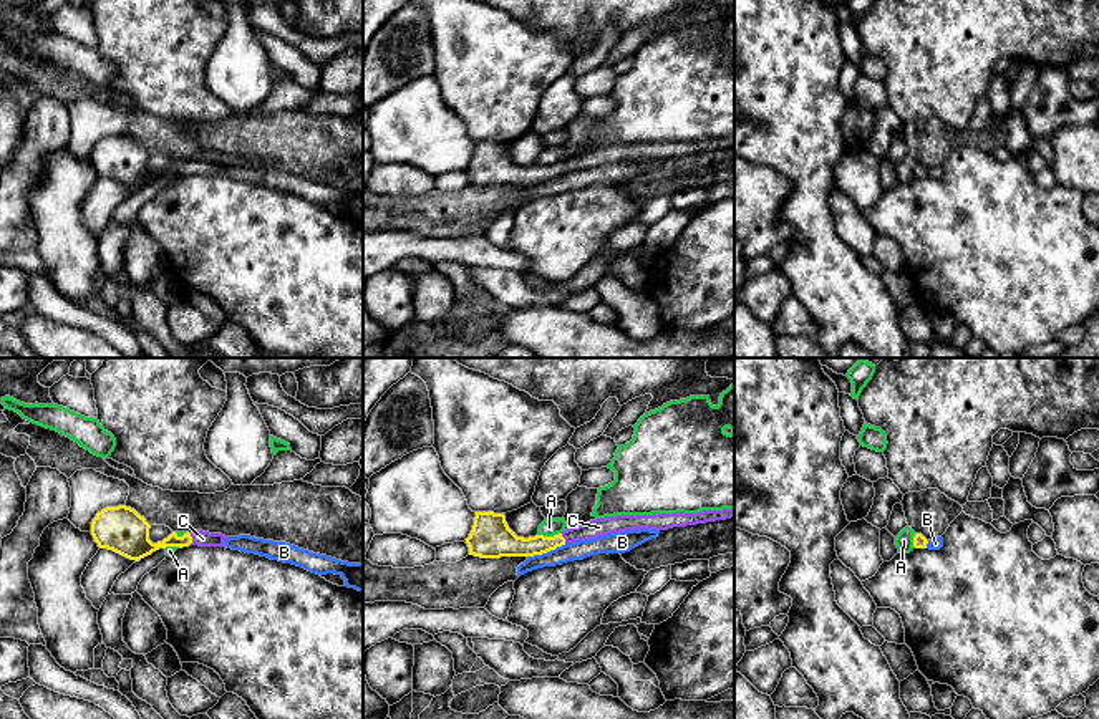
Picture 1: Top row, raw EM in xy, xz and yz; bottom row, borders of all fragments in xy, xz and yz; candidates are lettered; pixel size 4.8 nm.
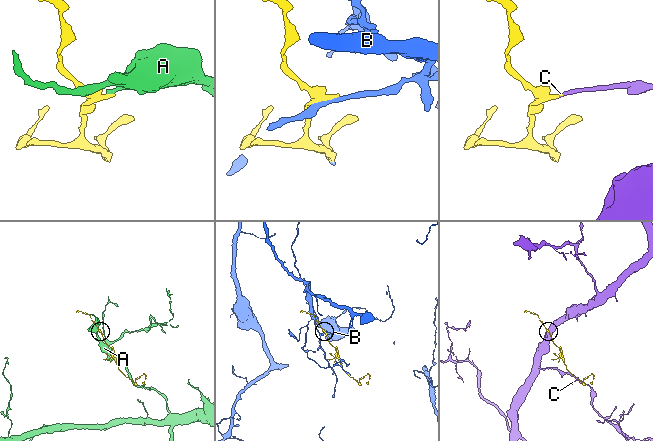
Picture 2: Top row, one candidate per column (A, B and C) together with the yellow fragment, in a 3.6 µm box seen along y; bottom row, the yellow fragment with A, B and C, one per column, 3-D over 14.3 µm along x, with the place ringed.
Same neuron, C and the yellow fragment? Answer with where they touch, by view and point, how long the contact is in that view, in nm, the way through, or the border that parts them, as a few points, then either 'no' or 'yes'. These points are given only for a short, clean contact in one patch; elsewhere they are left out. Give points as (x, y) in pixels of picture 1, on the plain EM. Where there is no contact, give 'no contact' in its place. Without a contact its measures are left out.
xy (191, 168) | 60 nm | across xy (140, 173), (161, 174), (191, 168), (203, 168) | yes

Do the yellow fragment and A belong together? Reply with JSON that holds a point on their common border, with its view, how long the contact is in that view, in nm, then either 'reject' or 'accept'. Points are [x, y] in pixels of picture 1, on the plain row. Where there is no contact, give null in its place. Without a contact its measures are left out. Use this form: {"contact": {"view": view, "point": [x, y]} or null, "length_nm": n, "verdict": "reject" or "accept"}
{"contact": {"view": "xz", "point": [549, 166]}, "length_nm": 110, "verdict": "reject"}

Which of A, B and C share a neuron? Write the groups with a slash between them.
A / B / C

